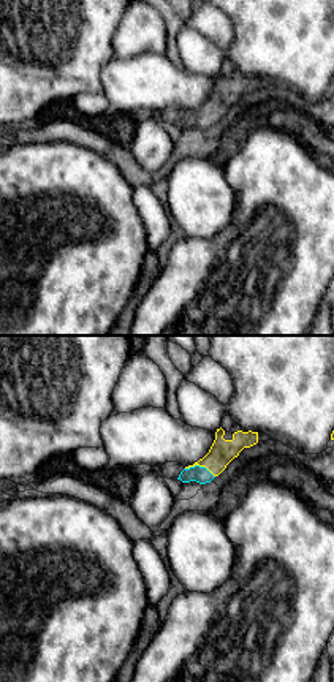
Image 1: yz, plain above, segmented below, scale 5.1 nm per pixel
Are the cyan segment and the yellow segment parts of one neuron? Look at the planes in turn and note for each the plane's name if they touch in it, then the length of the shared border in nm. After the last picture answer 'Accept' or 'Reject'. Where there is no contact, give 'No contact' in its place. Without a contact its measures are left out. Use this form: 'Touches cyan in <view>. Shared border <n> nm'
Touches cyan in yz. Shared border 160 nm

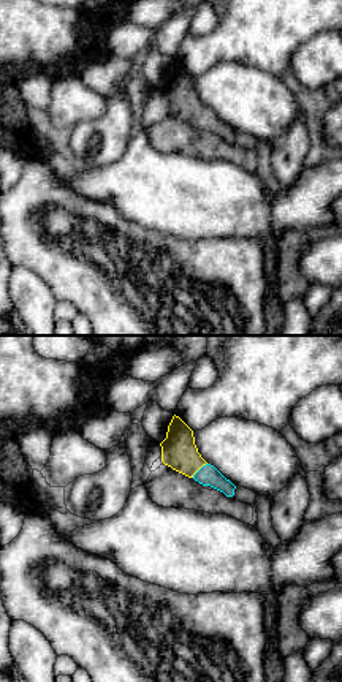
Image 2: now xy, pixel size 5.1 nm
Touches cyan in xy. Shared border 110 nm

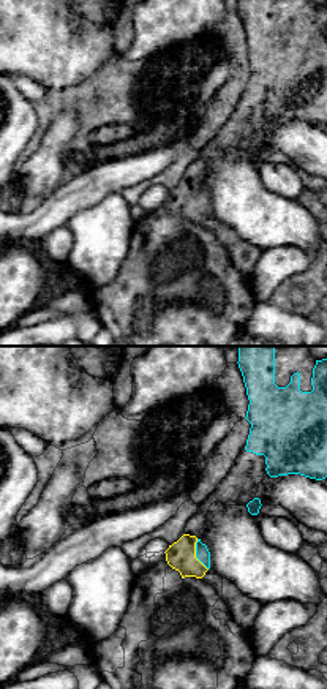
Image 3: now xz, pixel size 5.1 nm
Touches cyan in xz. Shared border 170 nm

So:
Accept

